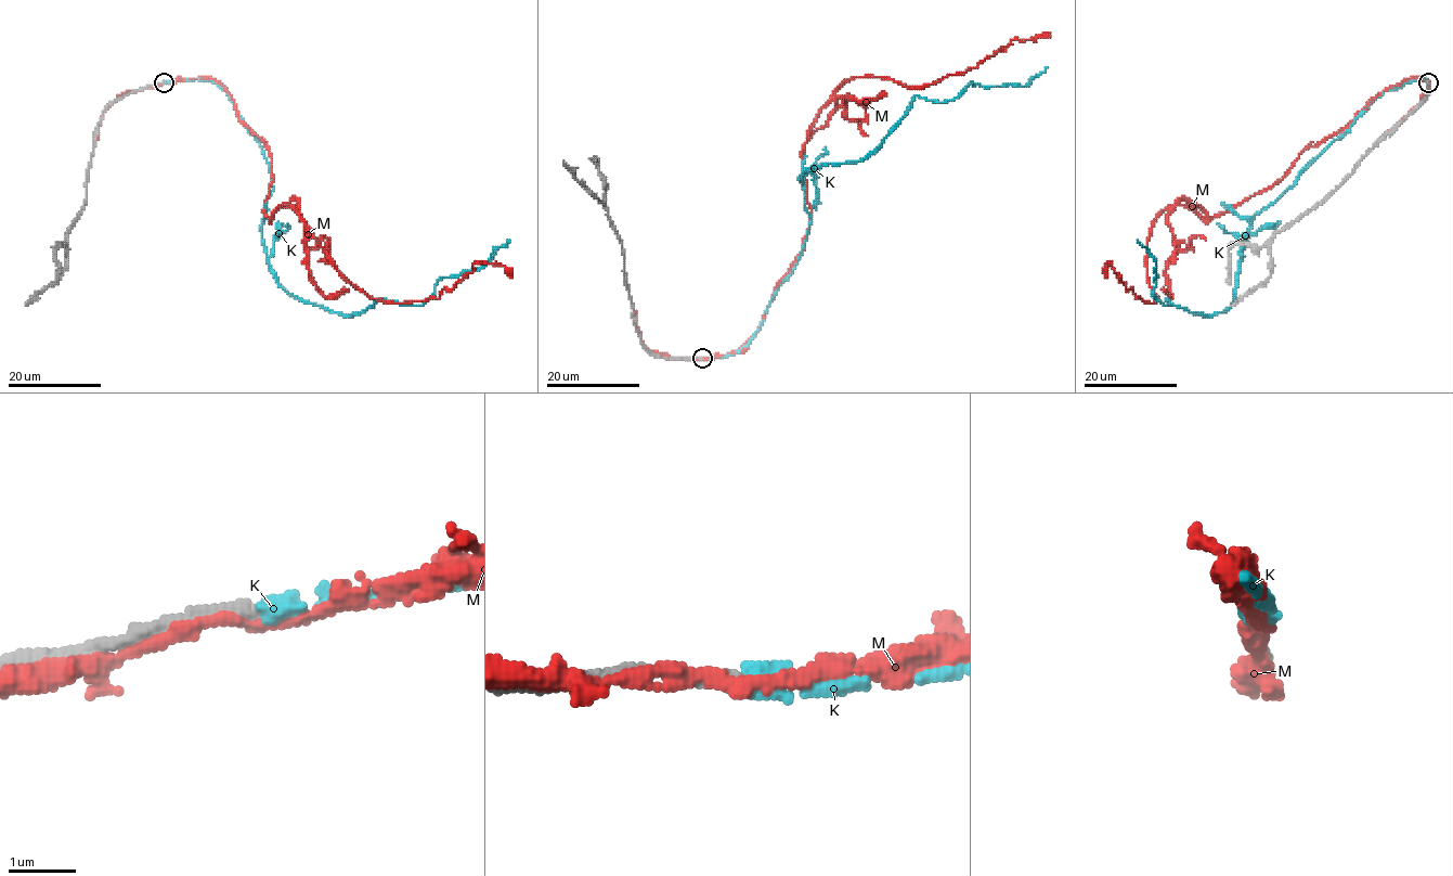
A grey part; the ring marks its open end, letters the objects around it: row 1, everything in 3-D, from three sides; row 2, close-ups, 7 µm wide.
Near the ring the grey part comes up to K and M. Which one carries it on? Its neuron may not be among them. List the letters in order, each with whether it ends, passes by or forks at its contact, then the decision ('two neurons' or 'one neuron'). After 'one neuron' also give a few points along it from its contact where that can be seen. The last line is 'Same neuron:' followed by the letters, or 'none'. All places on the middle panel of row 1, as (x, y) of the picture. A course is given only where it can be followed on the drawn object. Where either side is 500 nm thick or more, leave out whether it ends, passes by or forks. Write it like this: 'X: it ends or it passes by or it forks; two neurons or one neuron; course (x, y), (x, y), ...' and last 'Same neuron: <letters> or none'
K: it ends; one neuron; course (702, 358), (747, 345), (792, 272), (811, 221), (807, 169), (866, 157), (916, 95), (1027, 86), (1047, 66)
M: it passes by; two neurons
Same neuron: K

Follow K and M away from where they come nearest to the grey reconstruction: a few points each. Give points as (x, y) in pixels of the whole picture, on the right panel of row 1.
K: (1427, 82), (1382, 93), (1256, 215), (1228, 308), (1213, 316), (1164, 305), (1153, 294), (1155, 260), (1137, 239)
M: (1427, 85), (1379, 92), (1272, 185), (1208, 219), (1170, 205), (1147, 242), (1153, 303), (1110, 262), (1106, 277)

